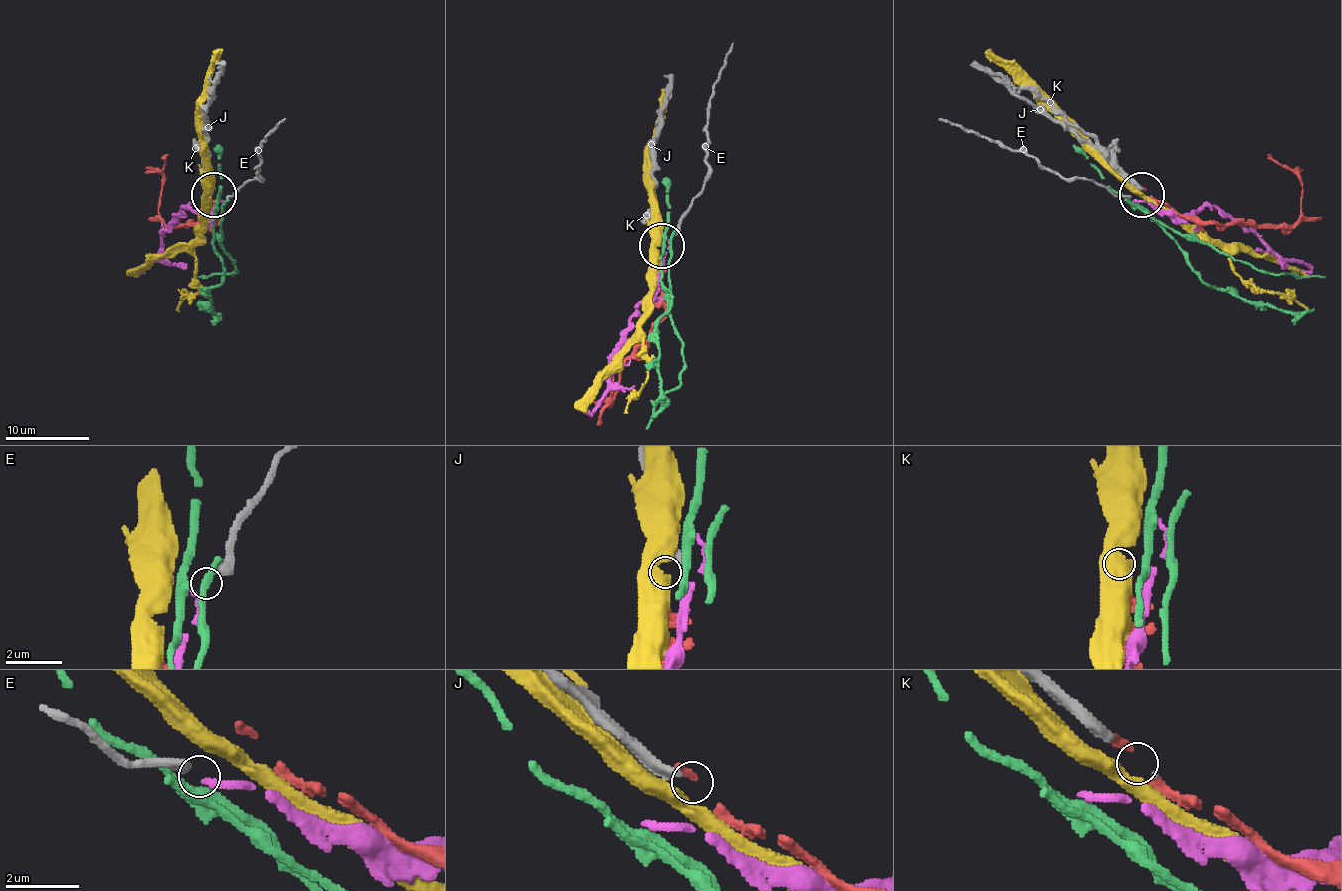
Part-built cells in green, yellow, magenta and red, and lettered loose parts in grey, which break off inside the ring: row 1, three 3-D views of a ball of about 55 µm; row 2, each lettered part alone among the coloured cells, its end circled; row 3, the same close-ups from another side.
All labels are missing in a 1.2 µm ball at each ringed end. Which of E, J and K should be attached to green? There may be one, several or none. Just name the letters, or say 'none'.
none

